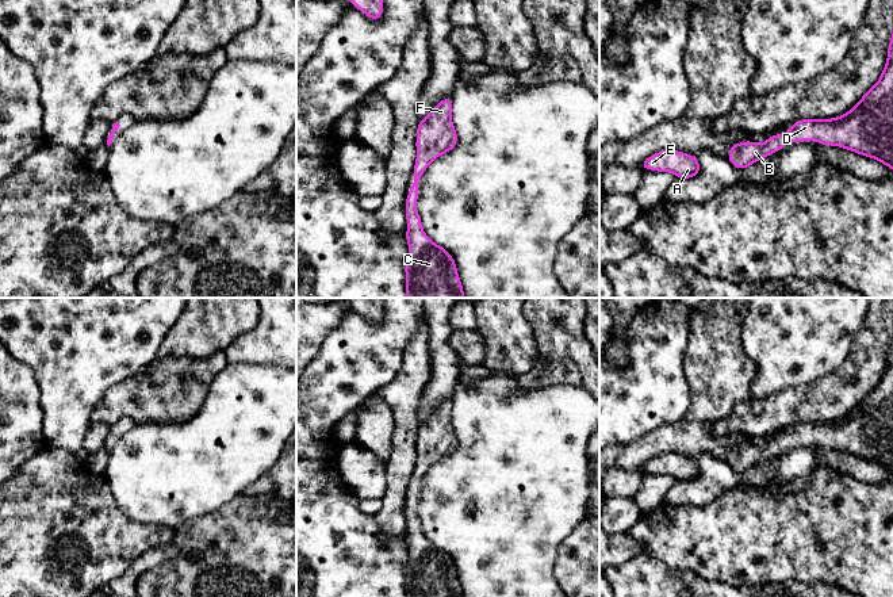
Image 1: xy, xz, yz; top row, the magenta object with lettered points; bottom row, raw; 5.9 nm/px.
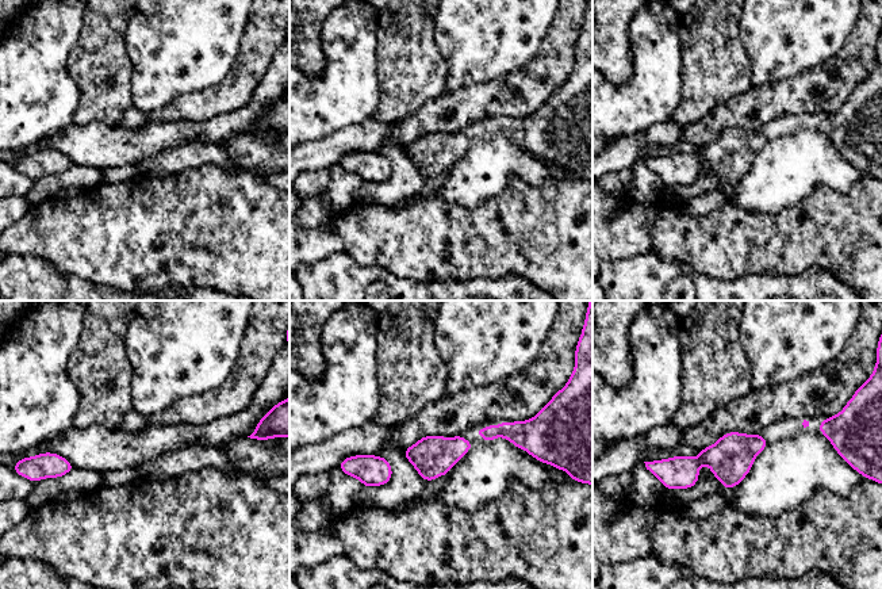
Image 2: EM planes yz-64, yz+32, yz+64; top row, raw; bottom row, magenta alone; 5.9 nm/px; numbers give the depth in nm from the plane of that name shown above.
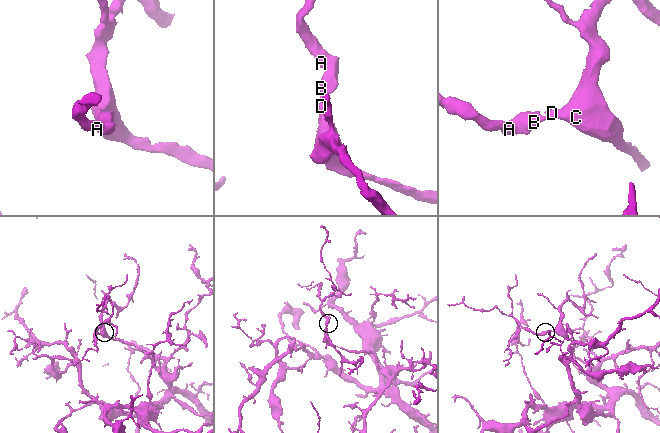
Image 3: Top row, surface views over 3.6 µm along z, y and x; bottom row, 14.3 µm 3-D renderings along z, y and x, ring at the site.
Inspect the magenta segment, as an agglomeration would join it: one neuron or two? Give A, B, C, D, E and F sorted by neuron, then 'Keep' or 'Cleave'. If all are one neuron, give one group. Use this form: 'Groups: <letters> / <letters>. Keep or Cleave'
Groups: A B C D E F. Keep

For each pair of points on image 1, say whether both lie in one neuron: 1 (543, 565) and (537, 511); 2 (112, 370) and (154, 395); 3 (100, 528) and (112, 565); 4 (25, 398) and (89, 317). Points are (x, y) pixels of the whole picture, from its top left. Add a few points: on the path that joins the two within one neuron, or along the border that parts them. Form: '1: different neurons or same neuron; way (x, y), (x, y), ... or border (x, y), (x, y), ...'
1: same neuron; way (543, 551), (543, 546), (537, 539), (537, 524)
2: different neurons; border (153, 360), (133, 375), (115, 383), (102, 398)
3: same neuron; way (100, 538), (100, 553), (103, 555)
4: different neurons; border (15, 359), (31, 370), (43, 414)

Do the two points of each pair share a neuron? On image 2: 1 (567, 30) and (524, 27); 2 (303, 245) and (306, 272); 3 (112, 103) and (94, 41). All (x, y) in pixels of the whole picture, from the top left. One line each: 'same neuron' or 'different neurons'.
1: different neurons
2: different neurons
3: same neuron

